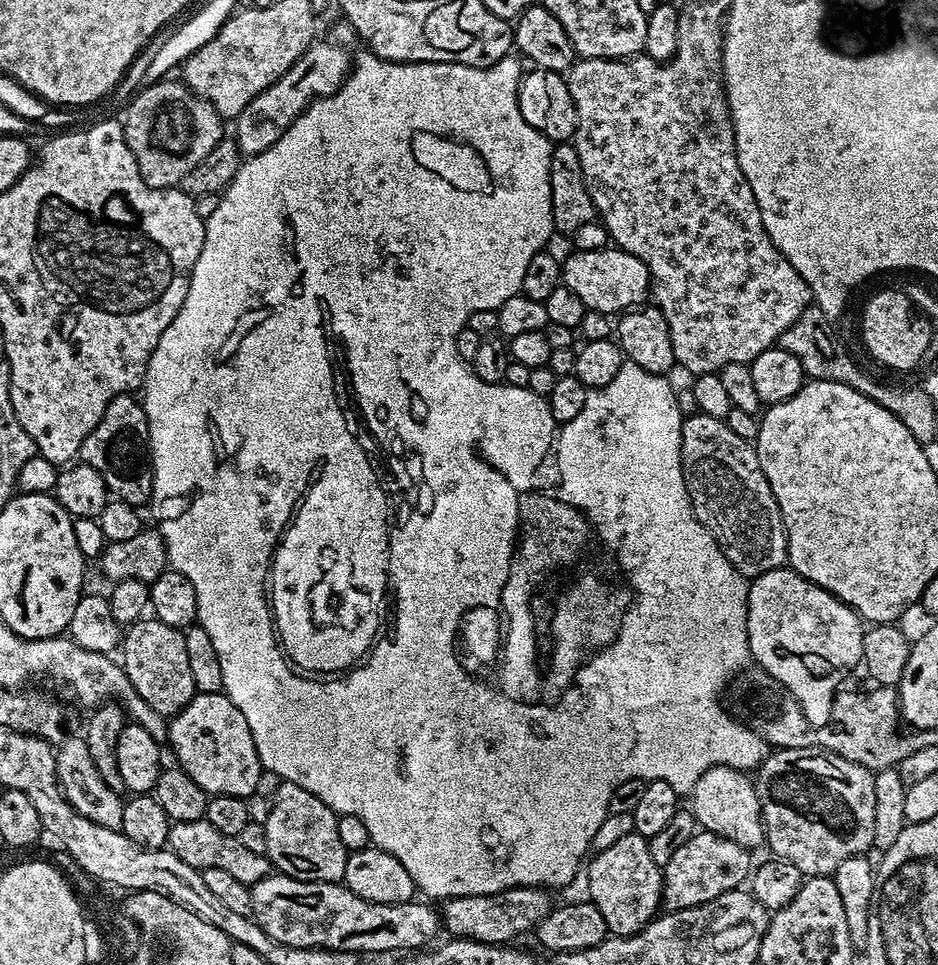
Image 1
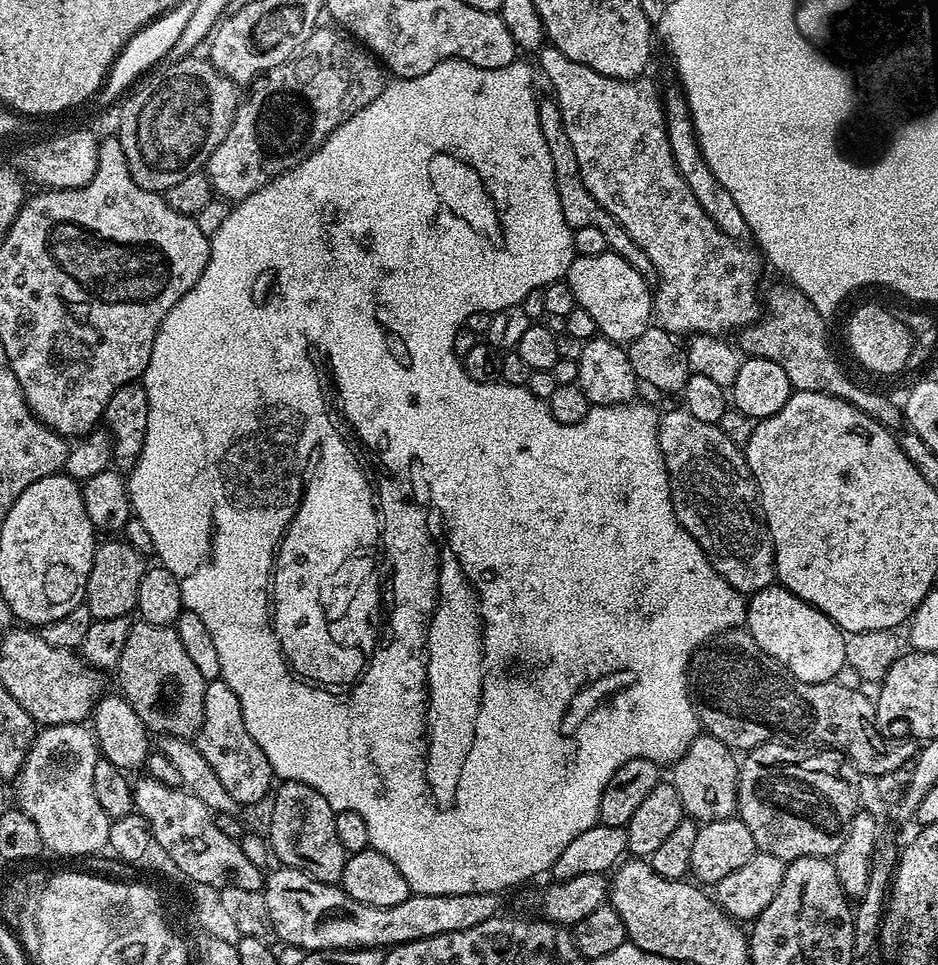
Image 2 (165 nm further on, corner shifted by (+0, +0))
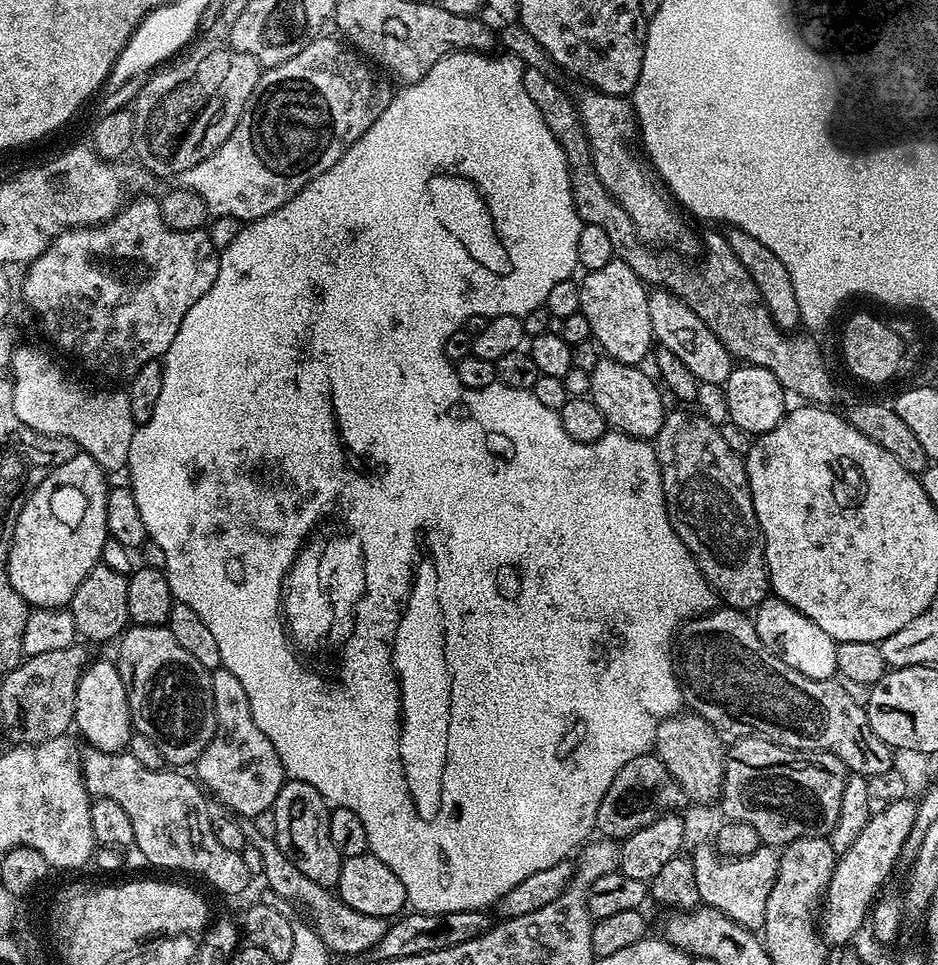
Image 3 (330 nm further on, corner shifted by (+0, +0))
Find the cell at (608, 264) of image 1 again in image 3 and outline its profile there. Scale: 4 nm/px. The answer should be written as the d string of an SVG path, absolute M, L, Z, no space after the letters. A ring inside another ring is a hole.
M613 258L610 262L606 262L606 266L602 266L602 270L594 270L587 273L579 281L580 289L580 311L586 318L586 322L590 322L590 330L592 331L591 339L600 343L601 349L611 359L622 362L623 364L643 365L644 359L649 359L650 353L654 348L654 337L652 334L652 323L650 322L650 306L648 305L649 289L638 274L634 274L634 270L630 270L630 266L625 260Z

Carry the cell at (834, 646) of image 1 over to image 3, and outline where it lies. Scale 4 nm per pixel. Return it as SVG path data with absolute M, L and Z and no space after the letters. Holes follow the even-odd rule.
M779 598L763 600L754 610L754 623L762 646L782 658L786 666L798 670L798 674L806 674L806 678L815 680L830 680L837 675L837 641L832 640L826 630L810 622L810 618L806 618L806 614L802 614L794 606Z

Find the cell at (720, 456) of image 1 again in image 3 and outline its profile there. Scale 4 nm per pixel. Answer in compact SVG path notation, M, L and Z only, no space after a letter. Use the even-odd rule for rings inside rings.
M669 411L654 441L670 526L678 538L682 538L702 574L723 603L725 600L732 608L755 610L763 600L769 599L770 585L768 566L764 563L764 541L748 485L748 470L742 457L726 446L726 438L722 438L719 427L710 423L706 417L692 412Z

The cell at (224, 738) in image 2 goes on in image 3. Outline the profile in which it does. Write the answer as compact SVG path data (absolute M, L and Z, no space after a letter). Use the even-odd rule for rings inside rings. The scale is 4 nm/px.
M222 666L211 669L211 674L216 729L214 738L210 738L206 750L202 750L202 754L195 762L195 779L209 793L212 791L229 808L225 808L229 813L240 818L260 818L256 816L262 815L263 812L265 815L276 803L286 779L284 767L278 758L278 750L274 750L274 746L270 746L270 738L266 738L266 734L262 734L262 730L258 730L258 722L254 722L254 714L250 714L250 698L246 698L246 690L242 690L242 682L238 682L238 678L234 678L234 674L230 674L230 670L226 670Z

